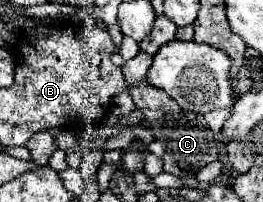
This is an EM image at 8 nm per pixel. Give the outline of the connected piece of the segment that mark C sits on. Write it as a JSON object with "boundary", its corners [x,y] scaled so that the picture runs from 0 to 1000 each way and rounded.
{"boundary":[[[529,262],[513,292],[483,302],[468,322],[468,371],[490,431],[490,460],[506,480],[506,510],[521,520],[521,540],[551,569],[559,609],[582,629],[582,668],[597,698],[620,708],[627,728],[627,767],[620,767],[620,837],[627,856],[673,866],[673,876],[711,876],[711,866],[741,866],[757,837],[772,837],[779,817],[795,817],[802,797],[825,797],[840,777],[848,748],[848,688],[833,658],[810,658],[772,569],[741,569],[726,550],[703,550],[673,520],[673,500],[658,500],[635,460],[620,460],[612,441],[589,441],[574,421],[551,411],[551,371],[559,342],[582,302],[582,272],[551,272]]]}

